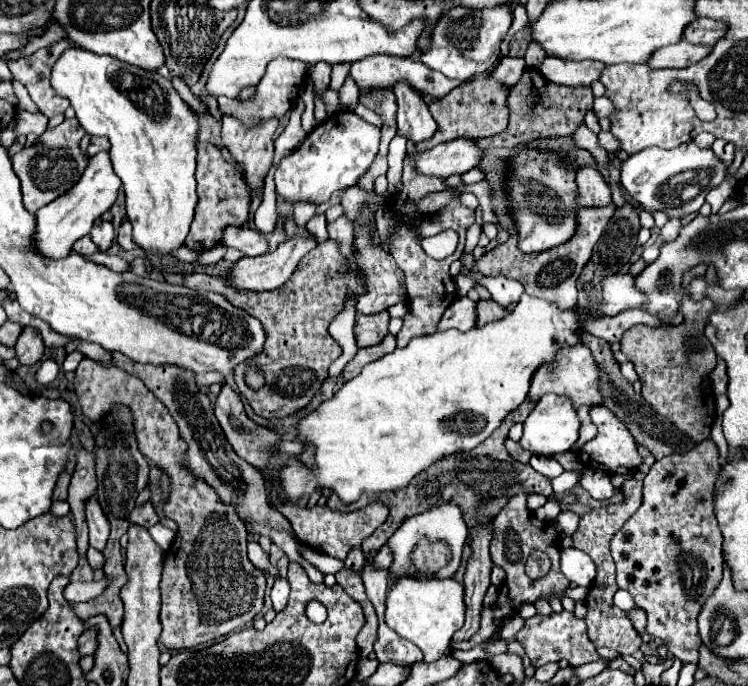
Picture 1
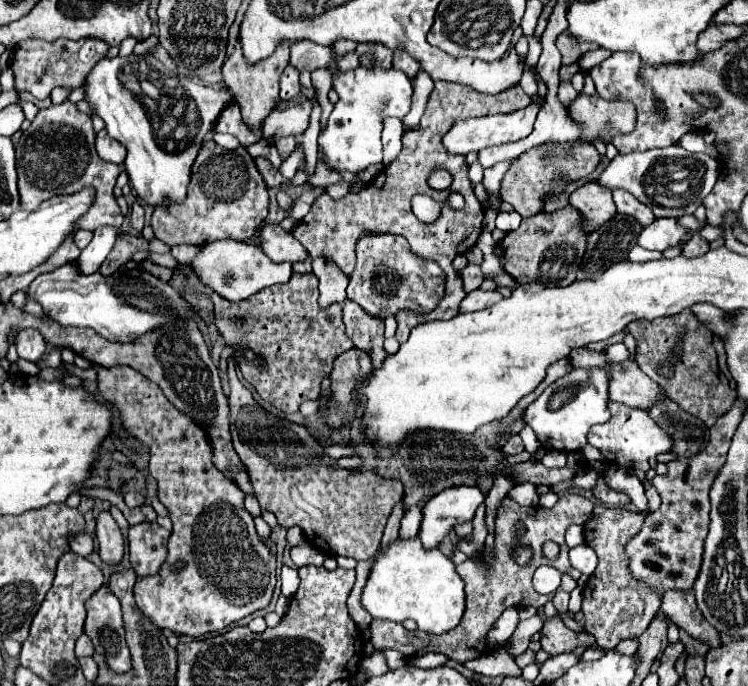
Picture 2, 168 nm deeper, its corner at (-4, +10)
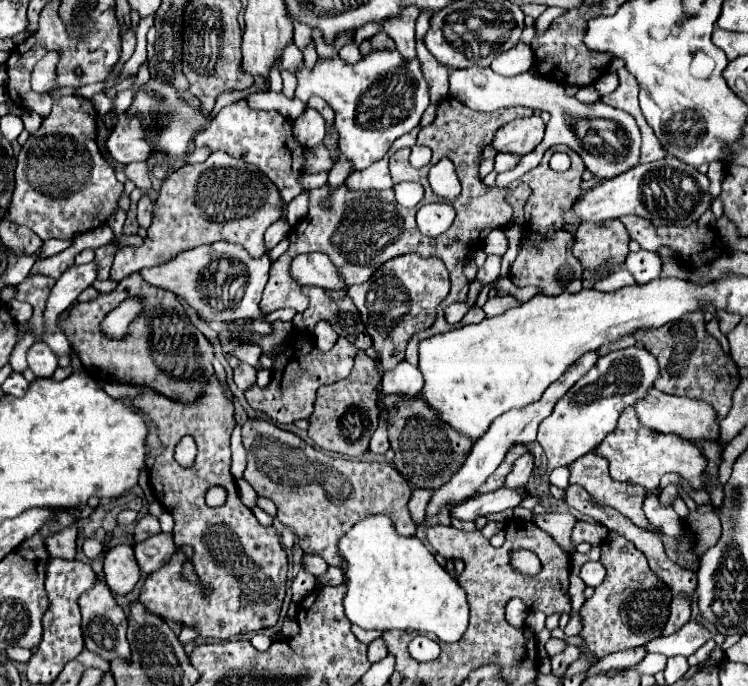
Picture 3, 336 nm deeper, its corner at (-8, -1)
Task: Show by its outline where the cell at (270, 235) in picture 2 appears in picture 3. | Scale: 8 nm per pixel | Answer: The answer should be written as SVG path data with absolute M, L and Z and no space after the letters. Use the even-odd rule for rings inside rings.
M322 252L296 256L290 264L290 272L292 272L292 276L298 284L320 286L320 288L326 288L326 290L346 288L344 282L340 280L336 268L332 266L330 258Z

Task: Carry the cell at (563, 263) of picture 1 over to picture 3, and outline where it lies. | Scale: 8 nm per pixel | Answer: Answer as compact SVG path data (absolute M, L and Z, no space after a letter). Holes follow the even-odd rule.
M558 230L550 236L530 232L510 268L510 280L516 286L536 286L542 294L548 296L556 296L562 292L580 292L582 264L576 262L576 256L572 256L572 240L574 236L568 230Z

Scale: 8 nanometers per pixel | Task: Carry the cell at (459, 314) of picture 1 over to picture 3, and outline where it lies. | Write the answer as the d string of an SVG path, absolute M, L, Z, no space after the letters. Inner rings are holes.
M492 296L486 300L482 310L486 312L486 316L496 316L496 314L502 314L502 312L514 308L514 306L518 306L518 302L512 296Z

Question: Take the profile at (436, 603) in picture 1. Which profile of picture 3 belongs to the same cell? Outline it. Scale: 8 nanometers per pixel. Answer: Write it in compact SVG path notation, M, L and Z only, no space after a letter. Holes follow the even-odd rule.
M378 514L356 524L350 532L346 532L340 538L338 550L350 564L344 570L346 582L348 582L344 608L352 624L358 624L360 628L366 628L366 630L398 628L398 630L426 632L426 634L434 634L440 642L448 642L448 644L464 636L464 630L468 628L468 618L470 618L470 608L468 608L464 588L460 588L458 580L452 578L448 570L436 562L430 550L416 536L404 538L396 534L388 516Z

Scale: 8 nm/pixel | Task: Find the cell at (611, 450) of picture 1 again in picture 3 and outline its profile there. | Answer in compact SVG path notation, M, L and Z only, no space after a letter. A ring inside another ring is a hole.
M626 408L618 420L618 426L612 434L608 434L600 446L594 448L598 456L604 456L610 464L610 476L614 480L632 480L634 484L644 486L646 490L654 490L660 486L660 478L666 472L678 472L684 476L694 488L702 488L702 472L706 468L706 458L700 454L700 450L690 442L676 434L664 434L650 428L644 428L638 422L636 412L632 408Z

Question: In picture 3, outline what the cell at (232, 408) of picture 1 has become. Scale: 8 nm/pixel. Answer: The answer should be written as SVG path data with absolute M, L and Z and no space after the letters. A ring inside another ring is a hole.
M248 418L242 424L242 438L248 454L248 466L244 470L244 478L252 484L258 496L266 496L276 504L278 520L298 536L298 544L302 546L304 552L322 556L330 566L336 568L344 566L344 560L340 560L340 552L336 550L340 536L344 536L344 532L348 532L360 520L376 514L388 516L396 532L400 532L400 536L414 536L416 526L410 520L406 508L406 502L410 498L410 486L392 464L332 458L324 450L306 444L300 436L280 430L278 426L274 426L264 418Z

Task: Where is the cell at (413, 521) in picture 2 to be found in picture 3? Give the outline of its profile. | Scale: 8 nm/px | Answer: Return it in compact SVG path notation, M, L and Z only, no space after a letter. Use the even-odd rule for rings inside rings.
M588 352L586 356L582 356L580 360L576 360L576 364L572 364L572 366L564 372L564 376L560 376L560 380L556 380L554 384L550 384L548 390L544 392L544 396L542 396L536 404L528 404L528 406L524 406L524 408L520 408L520 410L512 410L512 412L506 412L504 416L496 418L494 424L490 424L488 432L486 432L480 440L476 440L476 444L474 444L474 448L472 448L468 460L464 462L464 466L452 476L452 480L450 480L444 488L438 488L438 490L432 494L424 518L428 520L428 518L436 516L444 506L452 506L454 502L462 502L462 500L474 496L474 494L478 492L478 488L488 480L488 476L500 466L500 462L504 460L504 456L508 454L508 450L510 450L512 446L516 446L516 444L524 444L524 446L526 446L526 444L532 444L532 442L536 440L538 424L540 424L546 416L550 416L554 404L576 384L576 380L578 380L580 376L584 376L584 374L596 364L596 360L598 360L596 352Z

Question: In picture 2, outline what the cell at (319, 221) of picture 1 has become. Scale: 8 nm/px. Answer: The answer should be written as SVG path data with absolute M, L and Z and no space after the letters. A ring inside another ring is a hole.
M312 259L312 267L314 267L314 275L320 281L318 305L326 309L332 303L342 303L346 299L348 277L340 271L340 267L332 265L332 261L328 259Z

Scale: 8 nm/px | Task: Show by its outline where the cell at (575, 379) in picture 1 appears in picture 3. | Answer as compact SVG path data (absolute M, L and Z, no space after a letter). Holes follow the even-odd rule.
M656 388L648 390L648 396L644 396L644 400L638 400L634 404L634 410L638 414L640 424L656 430L656 432L672 432L678 434L686 440L718 440L718 422L716 422L716 412L710 408L710 404L700 402L700 400L692 400L692 398L680 398L680 396L672 396L672 394L664 394Z

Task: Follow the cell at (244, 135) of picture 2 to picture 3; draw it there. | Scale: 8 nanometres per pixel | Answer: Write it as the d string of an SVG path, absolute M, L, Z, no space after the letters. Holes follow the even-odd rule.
M238 100L230 106L224 106L216 114L216 120L196 136L194 144L196 144L196 148L208 146L212 152L222 150L222 152L230 154L232 158L240 158L248 164L254 164L280 188L284 202L290 202L294 196L298 196L302 192L296 178L302 174L304 148L292 136L290 120L284 120L284 116L280 116L280 112L252 110L242 100Z

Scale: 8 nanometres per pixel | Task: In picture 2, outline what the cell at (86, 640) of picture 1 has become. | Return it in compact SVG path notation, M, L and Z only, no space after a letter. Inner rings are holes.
M80 635L78 641L76 641L76 657L90 657L94 655L94 645L92 641L88 639L88 635Z

